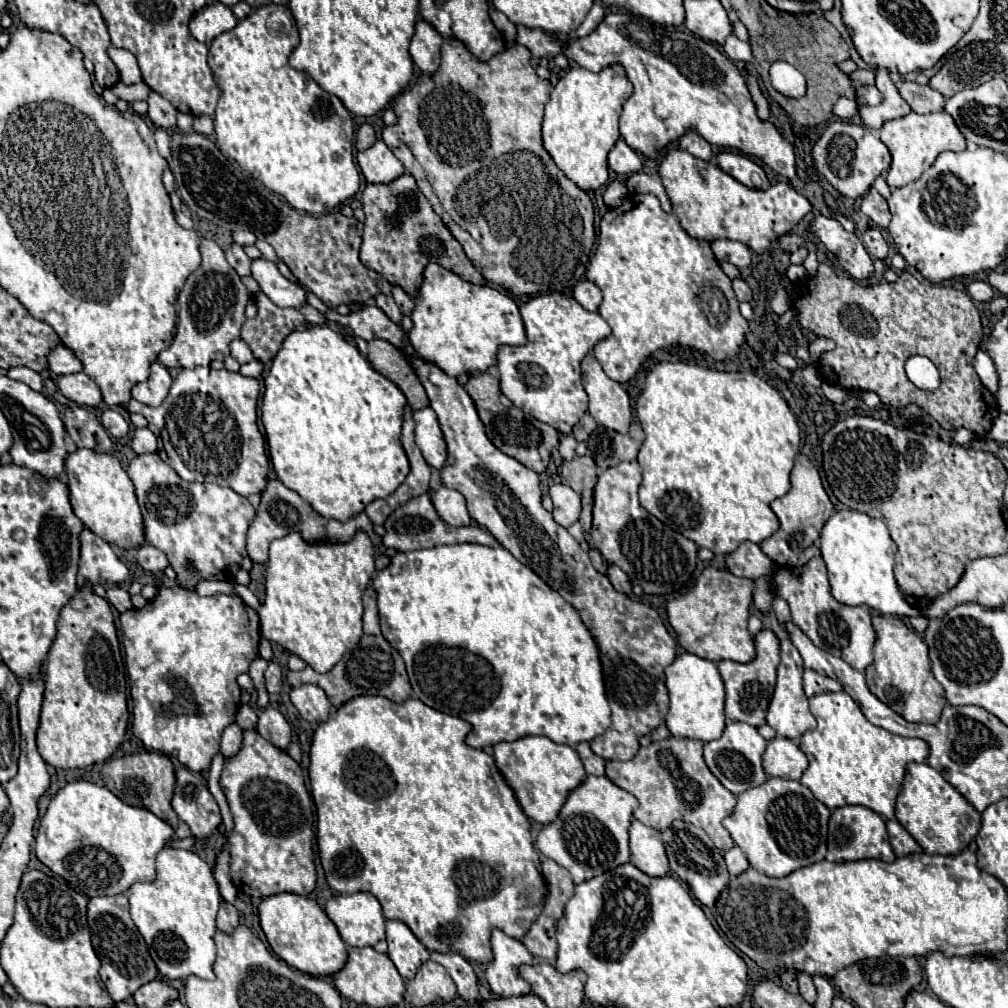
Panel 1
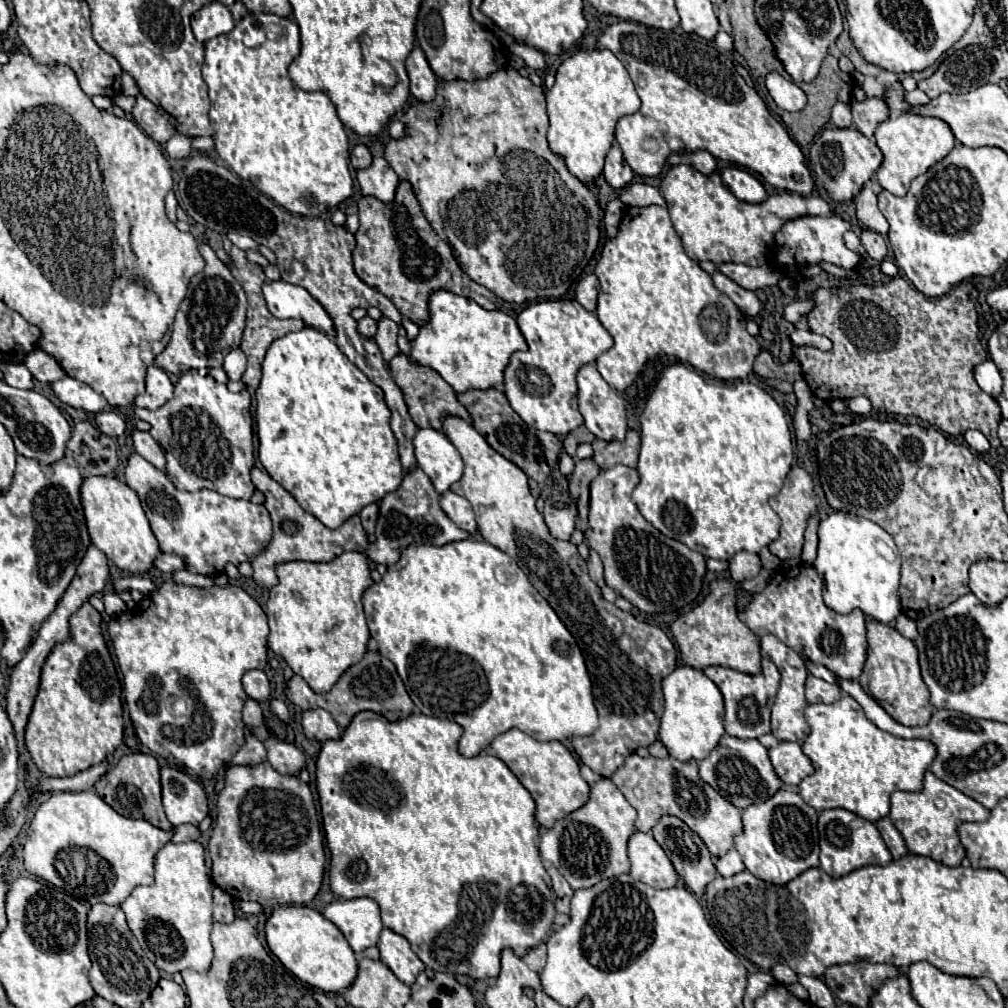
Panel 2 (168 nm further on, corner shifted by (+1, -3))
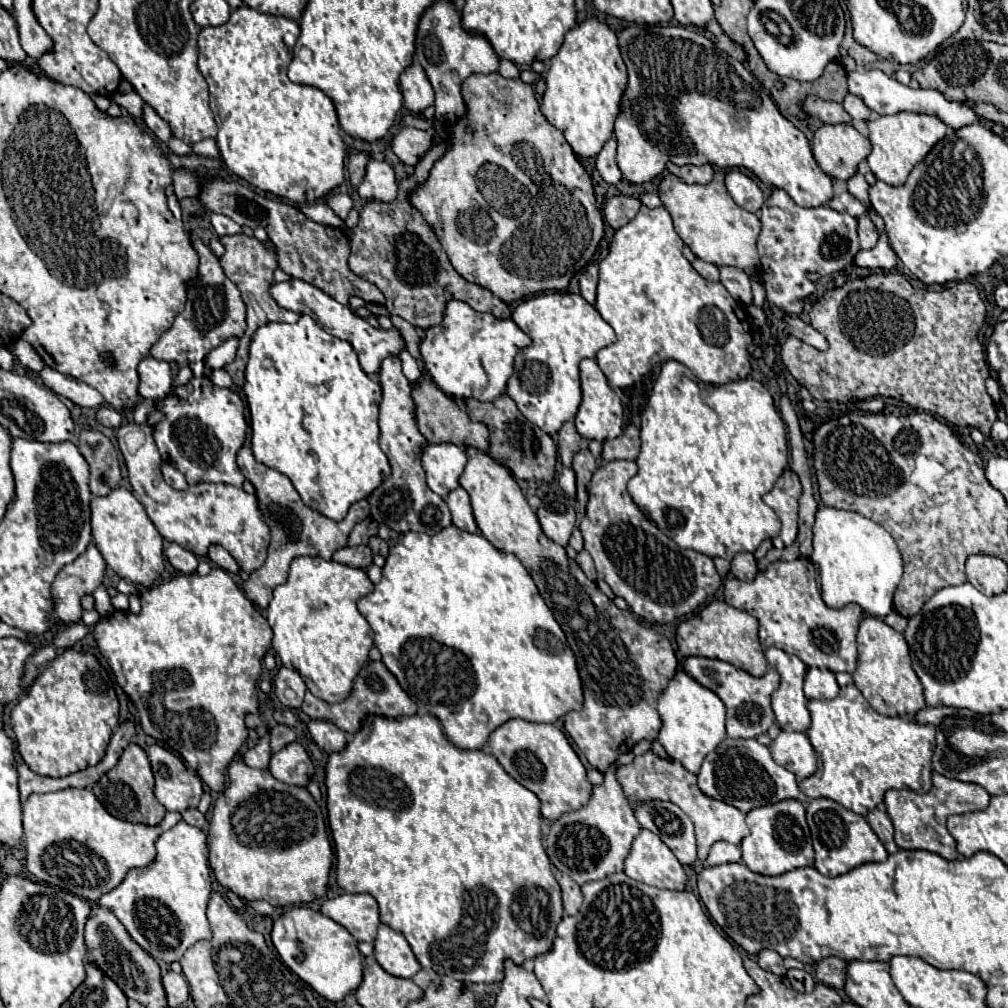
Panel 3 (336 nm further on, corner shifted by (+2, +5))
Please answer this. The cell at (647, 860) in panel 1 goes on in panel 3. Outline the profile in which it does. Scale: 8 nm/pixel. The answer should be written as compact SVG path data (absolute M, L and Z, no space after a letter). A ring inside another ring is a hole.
M641 830L635 838L625 860L625 874L633 880L667 890L685 890L687 884L683 864L663 844L663 840L649 830Z

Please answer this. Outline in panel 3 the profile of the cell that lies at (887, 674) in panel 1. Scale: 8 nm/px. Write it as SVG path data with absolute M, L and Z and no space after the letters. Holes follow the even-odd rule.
M867 616L859 624L857 647L859 656L853 680L875 712L883 716L913 716L925 708L923 688L911 668L909 646L901 632L887 626L881 618Z

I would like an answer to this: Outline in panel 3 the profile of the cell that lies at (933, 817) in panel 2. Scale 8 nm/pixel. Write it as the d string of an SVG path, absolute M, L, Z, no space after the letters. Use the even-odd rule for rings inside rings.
M933 774L933 788L927 794L917 794L913 790L889 790L885 794L885 810L895 826L895 844L901 850L929 850L943 856L945 860L957 858L957 848L953 836L947 832L945 822L951 814L965 814L973 810L985 810L989 804L989 794L979 784L967 784L959 780Z

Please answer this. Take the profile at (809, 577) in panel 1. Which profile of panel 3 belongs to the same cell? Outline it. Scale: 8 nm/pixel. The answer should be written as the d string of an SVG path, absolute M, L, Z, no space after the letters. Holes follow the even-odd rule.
M799 558L793 562L773 562L765 570L759 570L753 582L741 582L737 578L727 580L723 596L729 606L745 610L759 620L759 640L763 648L773 644L789 654L799 656L811 668L849 674L855 672L855 634L863 612L857 604L847 604L843 610L833 610L821 600L817 572L811 560Z

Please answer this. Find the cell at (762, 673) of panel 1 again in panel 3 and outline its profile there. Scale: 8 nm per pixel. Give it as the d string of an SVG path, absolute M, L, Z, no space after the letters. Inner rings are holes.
M689 656L683 662L683 670L723 700L726 707L726 732L729 738L757 738L775 724L775 714L771 710L771 694L779 688L779 674L773 668L769 668L765 676L755 678L729 662Z

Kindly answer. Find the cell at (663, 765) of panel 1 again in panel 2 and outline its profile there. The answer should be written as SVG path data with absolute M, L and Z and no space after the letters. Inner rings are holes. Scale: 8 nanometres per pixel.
M636 752L630 754L614 774L612 782L618 786L618 790L626 796L626 800L636 808L636 828L640 832L650 832L654 824L662 816L678 816L682 822L686 822L708 846L710 854L714 858L724 856L732 846L732 838L742 832L742 810L734 808L726 798L722 798L710 784L706 784L698 776L698 762L696 760L674 760L674 756L668 758L654 758L654 756L638 756Z

